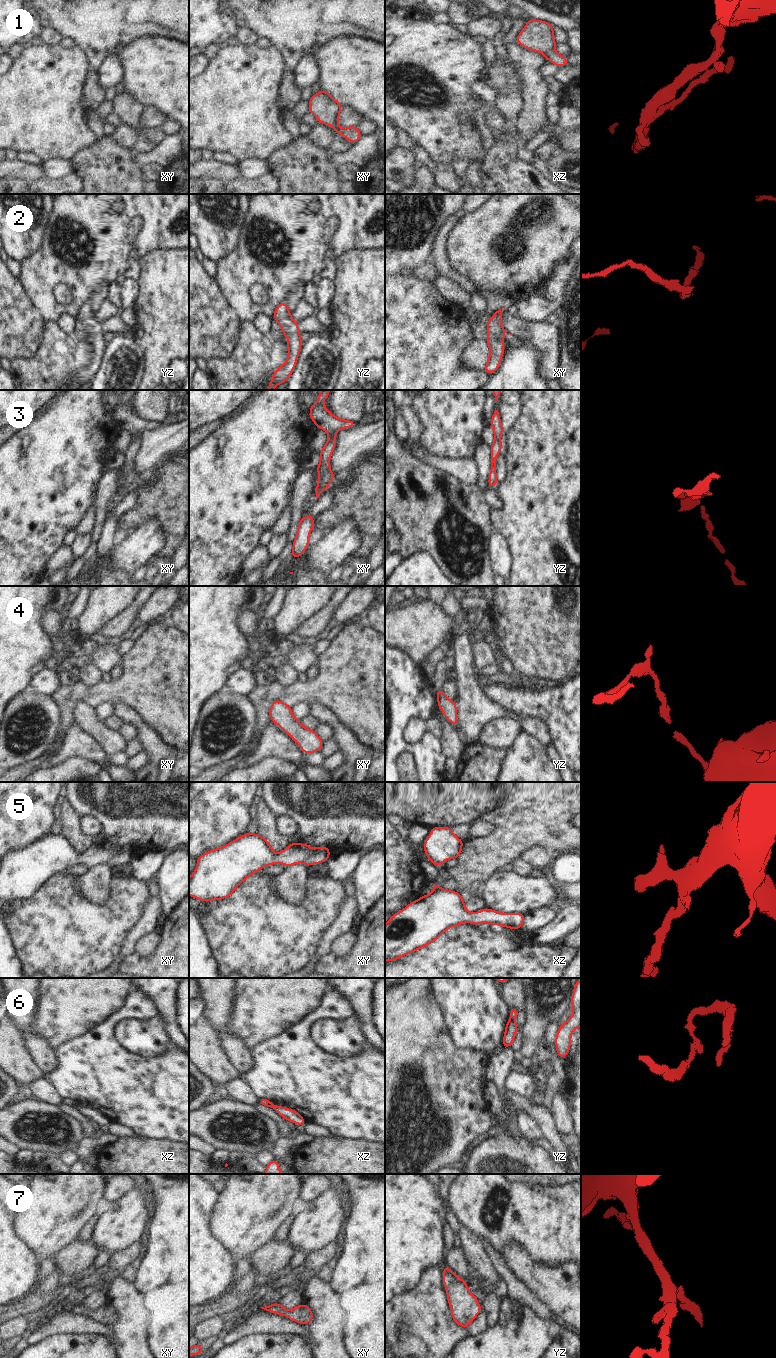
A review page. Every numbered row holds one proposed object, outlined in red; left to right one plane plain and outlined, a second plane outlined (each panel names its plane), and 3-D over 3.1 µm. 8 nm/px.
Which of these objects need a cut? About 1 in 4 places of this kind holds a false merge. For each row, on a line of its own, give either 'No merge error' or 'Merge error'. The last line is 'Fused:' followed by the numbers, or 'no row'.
1: No merge error
2: No merge error
3: No merge error
4: No merge error
5: No merge error
6: Merge error
7: No merge error
Fused: 6

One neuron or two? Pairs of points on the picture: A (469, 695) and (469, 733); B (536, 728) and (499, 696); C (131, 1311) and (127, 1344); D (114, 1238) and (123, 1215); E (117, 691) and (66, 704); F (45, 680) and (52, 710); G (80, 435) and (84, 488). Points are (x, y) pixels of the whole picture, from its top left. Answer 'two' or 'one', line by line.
A: one
B: two
C: one
D: one
E: one
F: two
G: one

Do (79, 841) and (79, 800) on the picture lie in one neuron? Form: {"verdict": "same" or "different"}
{"verdict": "different"}

